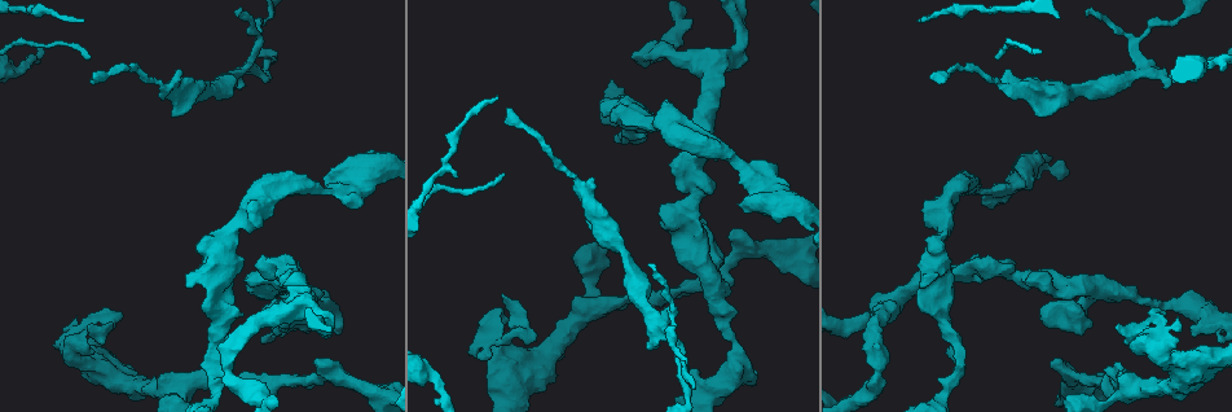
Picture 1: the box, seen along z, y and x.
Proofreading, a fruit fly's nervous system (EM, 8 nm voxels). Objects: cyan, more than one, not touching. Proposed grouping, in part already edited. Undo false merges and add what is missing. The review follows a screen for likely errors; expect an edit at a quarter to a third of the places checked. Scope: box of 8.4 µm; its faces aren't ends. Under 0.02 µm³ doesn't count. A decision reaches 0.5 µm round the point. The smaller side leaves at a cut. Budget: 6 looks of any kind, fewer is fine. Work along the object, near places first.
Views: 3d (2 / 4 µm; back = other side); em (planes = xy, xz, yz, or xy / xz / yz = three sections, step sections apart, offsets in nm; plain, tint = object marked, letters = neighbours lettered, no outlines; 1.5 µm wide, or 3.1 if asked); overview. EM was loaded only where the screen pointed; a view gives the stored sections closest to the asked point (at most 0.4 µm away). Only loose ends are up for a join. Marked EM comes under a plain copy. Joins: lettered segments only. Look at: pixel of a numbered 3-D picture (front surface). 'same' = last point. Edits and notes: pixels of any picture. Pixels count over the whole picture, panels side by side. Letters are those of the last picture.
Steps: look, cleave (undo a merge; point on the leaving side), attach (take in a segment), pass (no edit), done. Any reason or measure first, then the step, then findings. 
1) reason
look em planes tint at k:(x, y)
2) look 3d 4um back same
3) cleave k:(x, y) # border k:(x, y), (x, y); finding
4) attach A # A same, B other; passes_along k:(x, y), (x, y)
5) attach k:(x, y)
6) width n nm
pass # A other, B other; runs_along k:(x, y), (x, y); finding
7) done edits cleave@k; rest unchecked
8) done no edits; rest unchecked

an open end
look 3d 4um at 1:(361, 203)

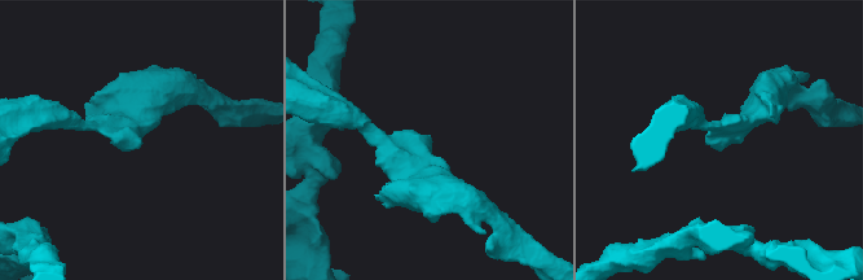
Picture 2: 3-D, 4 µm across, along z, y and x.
arm_widths 200, 320 nm
look em planes letters at 2:(138, 145)

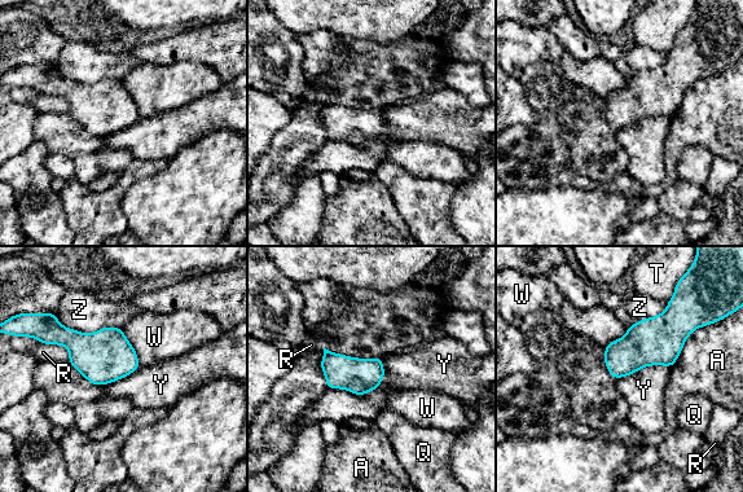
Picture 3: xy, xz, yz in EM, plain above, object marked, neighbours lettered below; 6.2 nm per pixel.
longest_contact Z 400 nm
pass # A other, Q other, R other, T other, W other, Y other, Z other; border 3:(382, 359), (374, 389), (329, 389); none of them fits

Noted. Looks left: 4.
an open end
look em planes letters at 1:(950, 355)

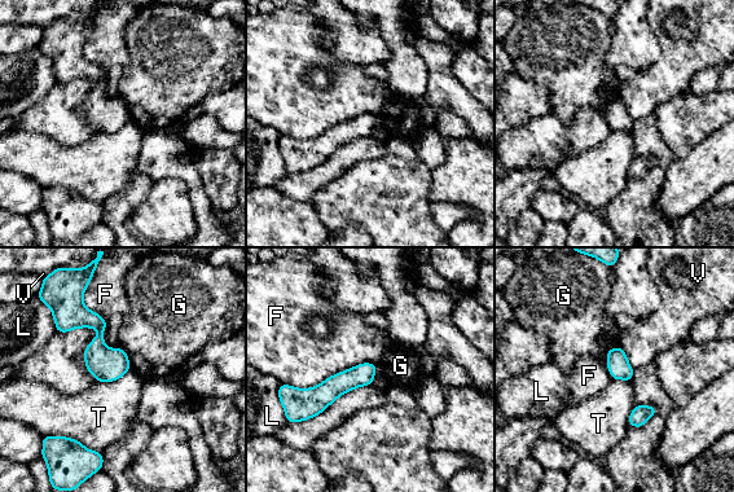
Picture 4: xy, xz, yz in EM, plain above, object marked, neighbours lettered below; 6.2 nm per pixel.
pass # F other, G other, L other, T other, V other; border 4:(377, 364), (281, 385); no lettered segment goes on from it

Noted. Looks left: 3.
sudden change in width
look em planes letters at 1:(17, 72)

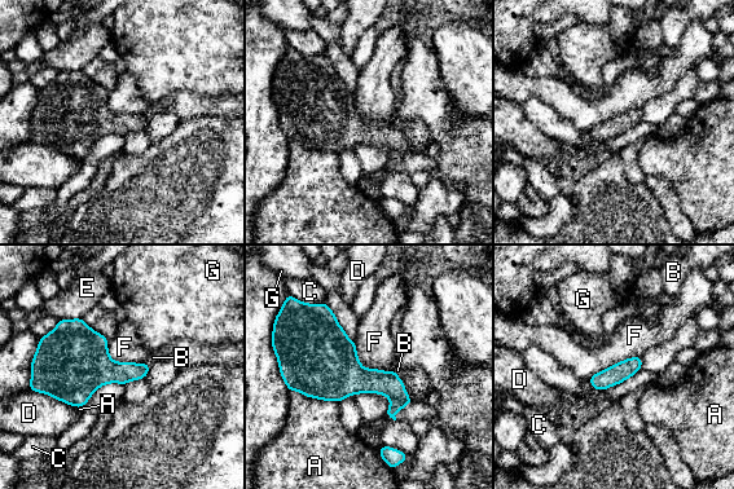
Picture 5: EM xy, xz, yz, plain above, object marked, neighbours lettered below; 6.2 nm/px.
width 120 nm
pass # A other, B other, C other, D other, E other, F other, G other; border 5:(354, 343), (364, 368), (394, 370); all the same neuron

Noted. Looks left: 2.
done no edits; rest unchecked

